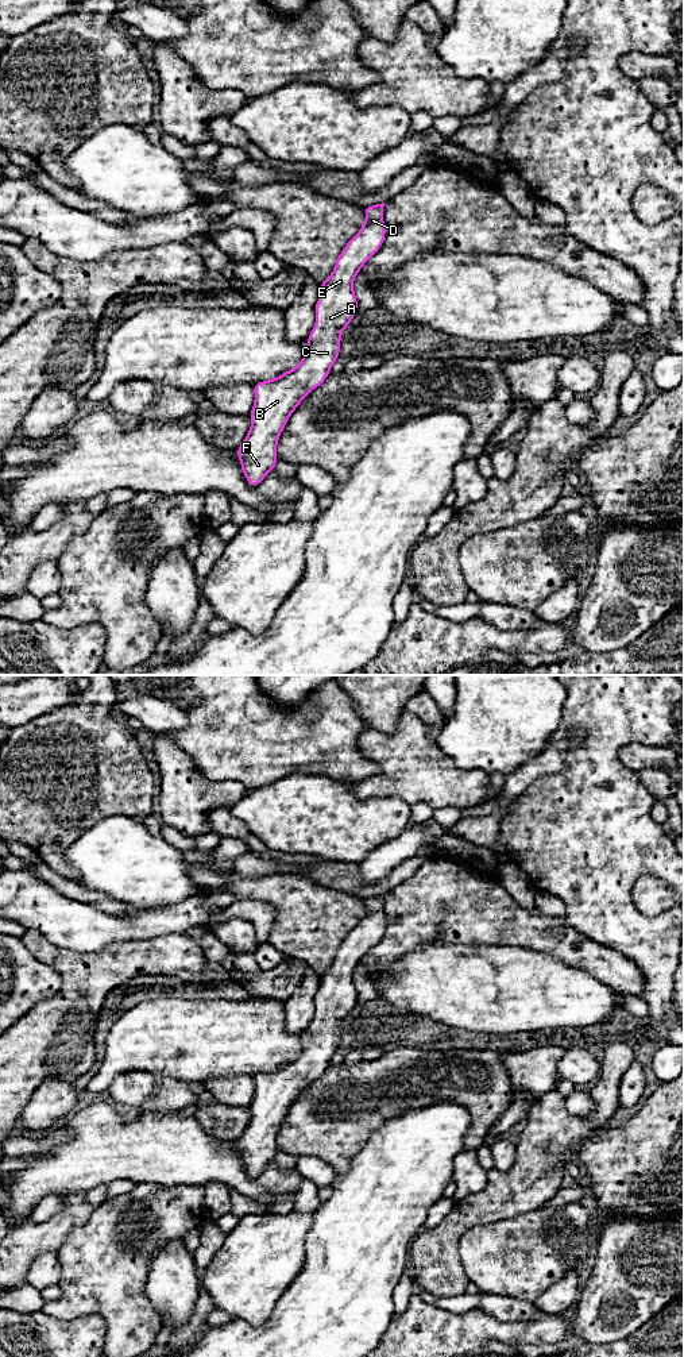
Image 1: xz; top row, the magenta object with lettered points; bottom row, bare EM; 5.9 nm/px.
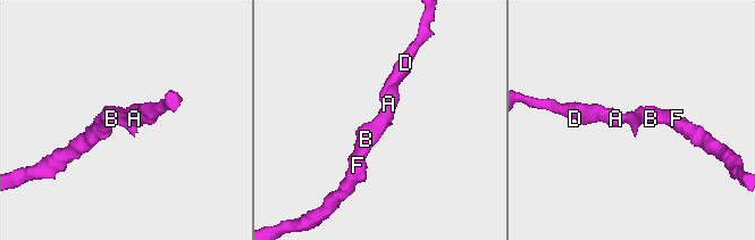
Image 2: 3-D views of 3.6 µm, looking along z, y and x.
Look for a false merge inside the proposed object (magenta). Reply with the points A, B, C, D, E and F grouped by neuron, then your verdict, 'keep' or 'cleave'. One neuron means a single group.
A B C D E F | keep

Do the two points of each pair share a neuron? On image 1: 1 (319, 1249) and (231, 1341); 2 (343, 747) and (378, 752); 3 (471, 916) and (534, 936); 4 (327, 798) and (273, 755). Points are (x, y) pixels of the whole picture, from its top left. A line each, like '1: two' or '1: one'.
1: one
2: two
3: one
4: two

